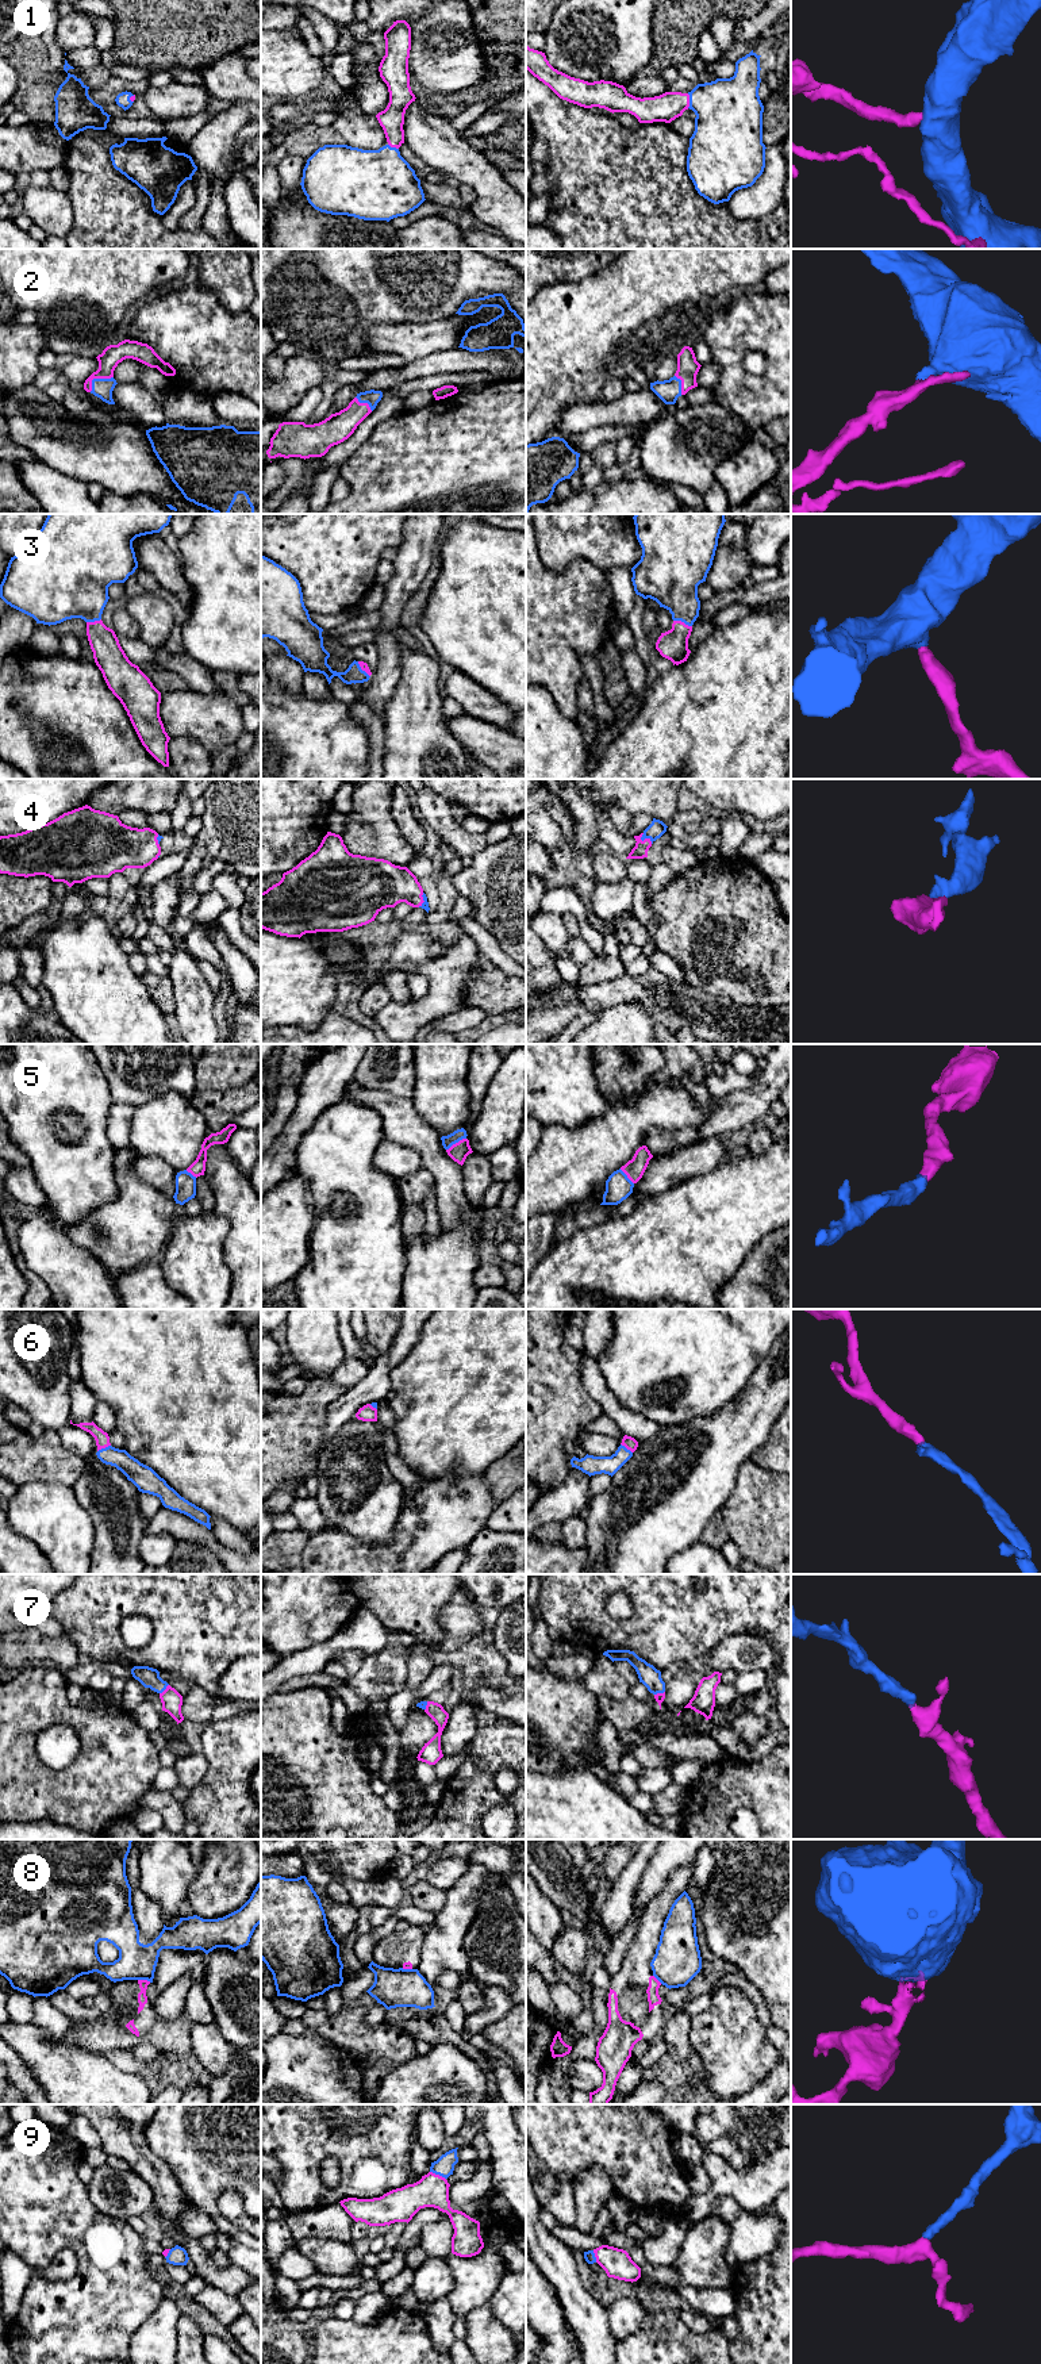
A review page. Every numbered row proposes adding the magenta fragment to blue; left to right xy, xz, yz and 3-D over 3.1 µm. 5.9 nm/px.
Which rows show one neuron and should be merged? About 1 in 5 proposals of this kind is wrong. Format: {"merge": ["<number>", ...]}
{"merge": ["1", "2", "3", "4", "5", "6", "7", "9"]}

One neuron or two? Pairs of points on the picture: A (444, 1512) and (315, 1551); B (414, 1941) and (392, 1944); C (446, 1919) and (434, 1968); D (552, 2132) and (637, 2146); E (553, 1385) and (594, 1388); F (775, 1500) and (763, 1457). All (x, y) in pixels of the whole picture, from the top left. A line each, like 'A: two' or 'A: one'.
A: one
B: one
C: one
D: one
E: two
F: two

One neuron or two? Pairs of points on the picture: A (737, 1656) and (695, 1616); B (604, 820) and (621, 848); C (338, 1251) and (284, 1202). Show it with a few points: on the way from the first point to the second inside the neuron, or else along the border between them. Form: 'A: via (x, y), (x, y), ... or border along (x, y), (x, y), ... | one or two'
A: border along (753, 1633), (728, 1634), (710, 1650) | two
B: via (606, 826), (607, 832), (617, 841) | one
C: border along (312, 1196), (312, 1231), (307, 1259) | two

